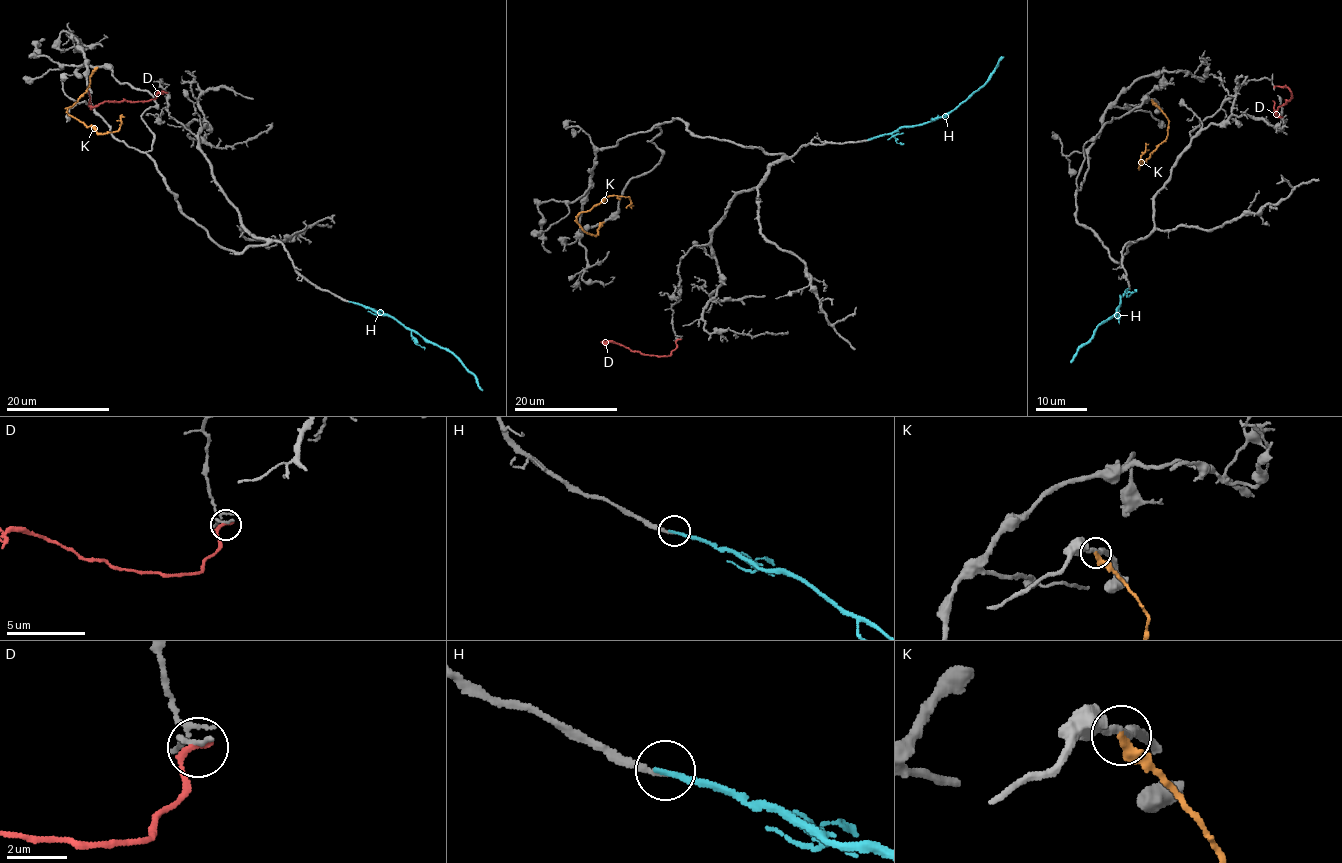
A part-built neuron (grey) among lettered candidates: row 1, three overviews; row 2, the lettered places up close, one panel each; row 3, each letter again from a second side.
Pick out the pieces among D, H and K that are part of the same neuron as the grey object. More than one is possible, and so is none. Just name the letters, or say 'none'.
H

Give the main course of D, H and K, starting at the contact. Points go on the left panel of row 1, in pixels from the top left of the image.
D: (165, 91), (153, 100), (108, 101), (93, 106), (87, 90)
H: (351, 301), (390, 315), (436, 343), (474, 375), (482, 391)
K: (96, 67), (85, 93), (67, 112), (102, 134), (114, 133), (122, 116)

